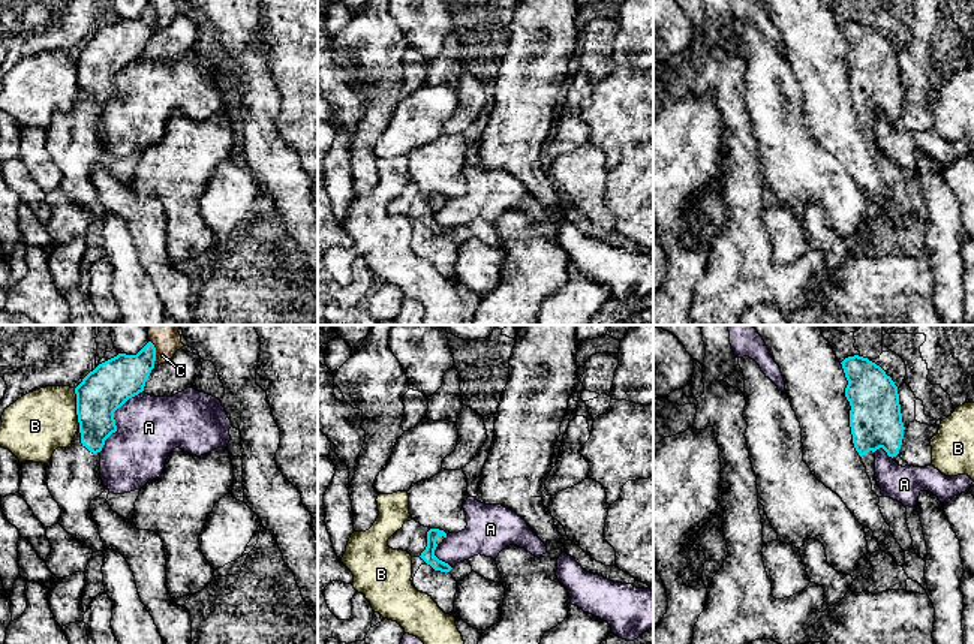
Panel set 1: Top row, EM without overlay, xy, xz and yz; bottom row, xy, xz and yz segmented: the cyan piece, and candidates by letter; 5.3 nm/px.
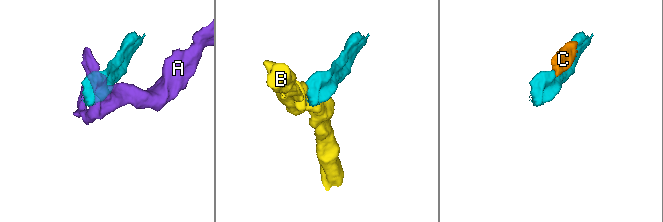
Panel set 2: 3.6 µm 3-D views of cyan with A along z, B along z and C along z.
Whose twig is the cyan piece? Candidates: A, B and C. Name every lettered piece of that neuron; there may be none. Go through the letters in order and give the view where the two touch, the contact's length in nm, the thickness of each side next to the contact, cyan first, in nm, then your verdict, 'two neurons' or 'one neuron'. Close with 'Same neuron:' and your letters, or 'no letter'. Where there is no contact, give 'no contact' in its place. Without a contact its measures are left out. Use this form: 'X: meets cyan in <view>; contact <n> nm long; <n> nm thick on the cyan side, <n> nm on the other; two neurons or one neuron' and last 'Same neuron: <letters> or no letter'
A: meets cyan in xy; contact 400 nm long; 240 nm thick on the cyan side, 340 nm on the other; two neurons
B: meets cyan in xy; contact 220 nm long; 240 nm thick on the cyan side, 340 nm on the other; two neurons
C: meets cyan in xy; contact 140 nm long; 240 nm thick on the cyan side, 120 nm on the other; two neurons
Same neuron: no letter

